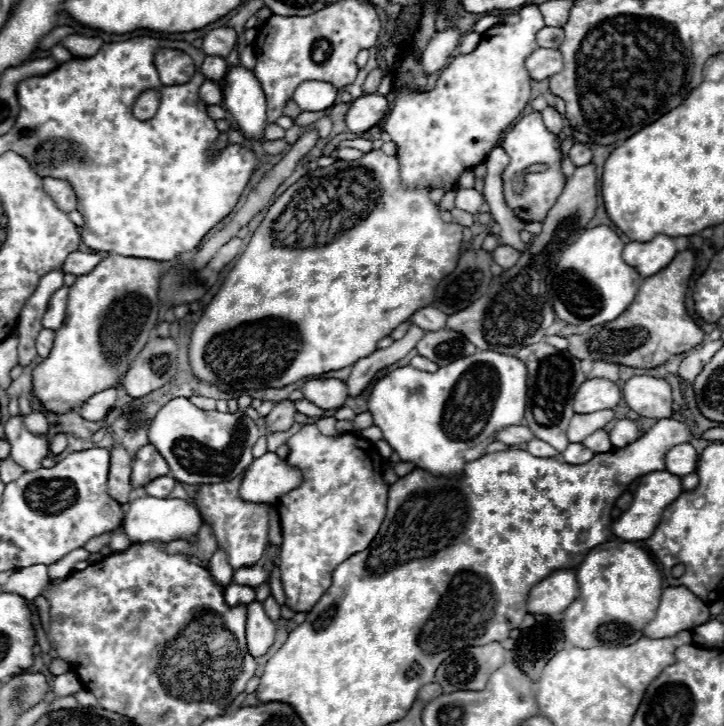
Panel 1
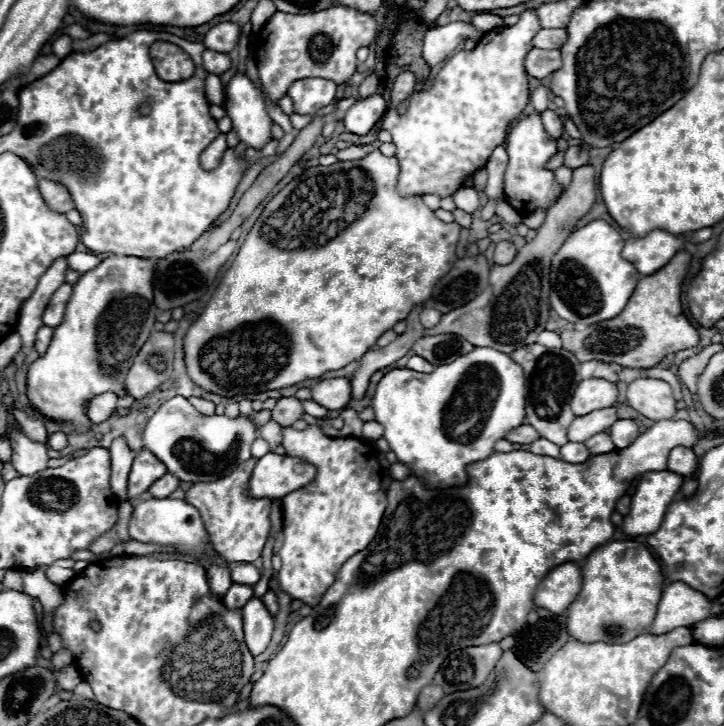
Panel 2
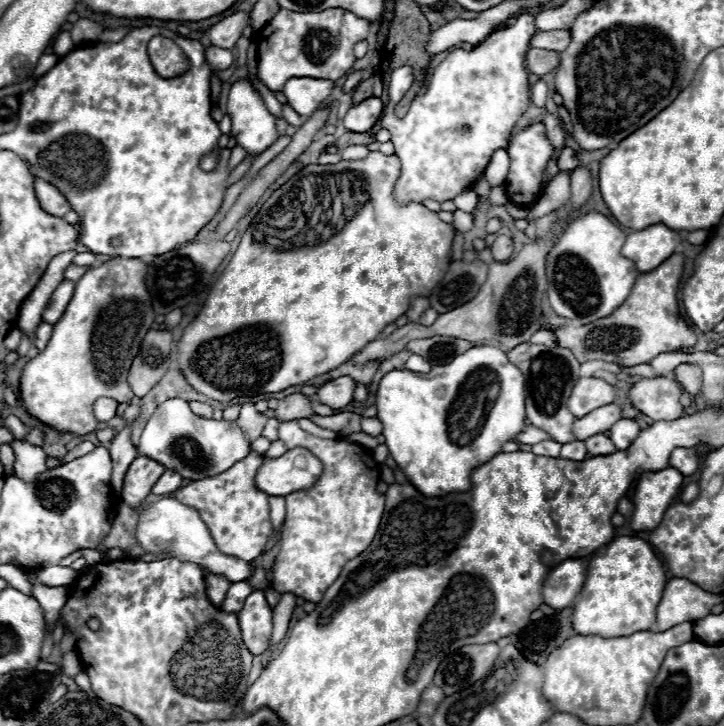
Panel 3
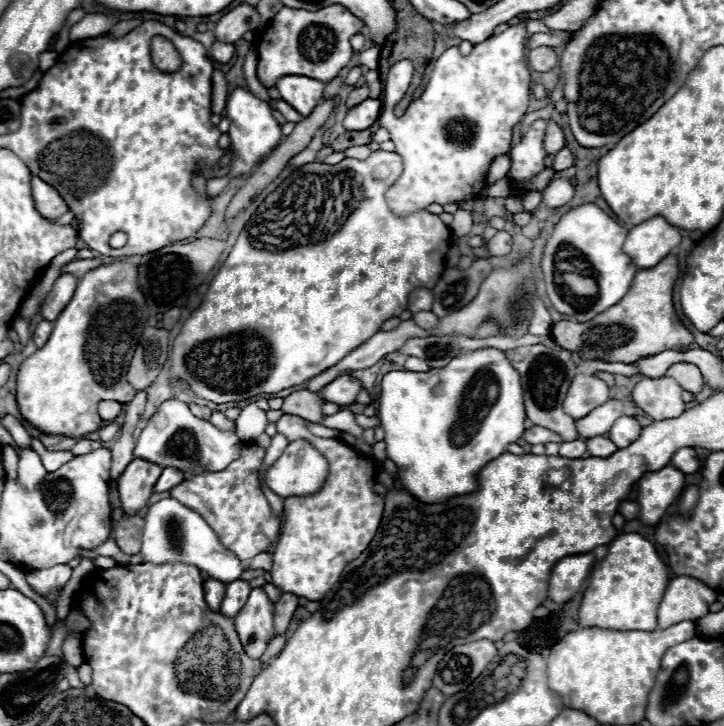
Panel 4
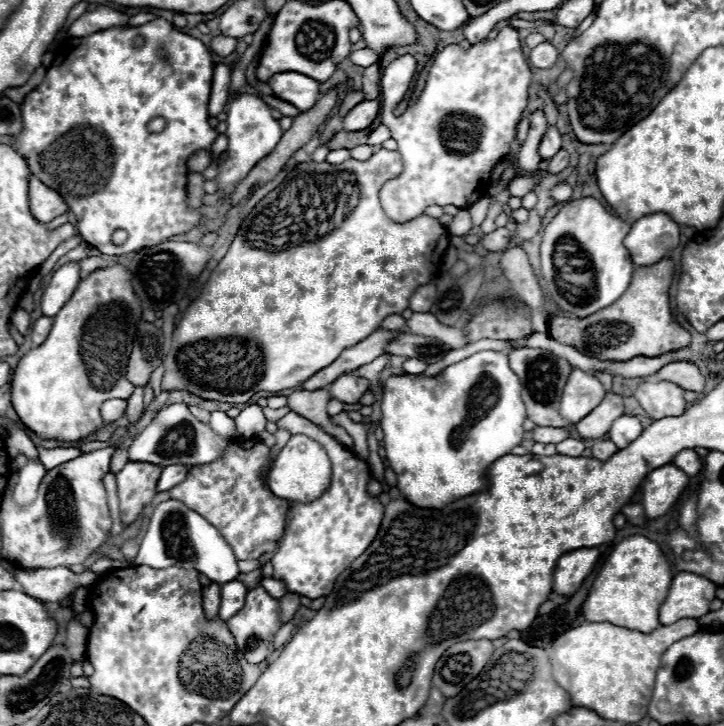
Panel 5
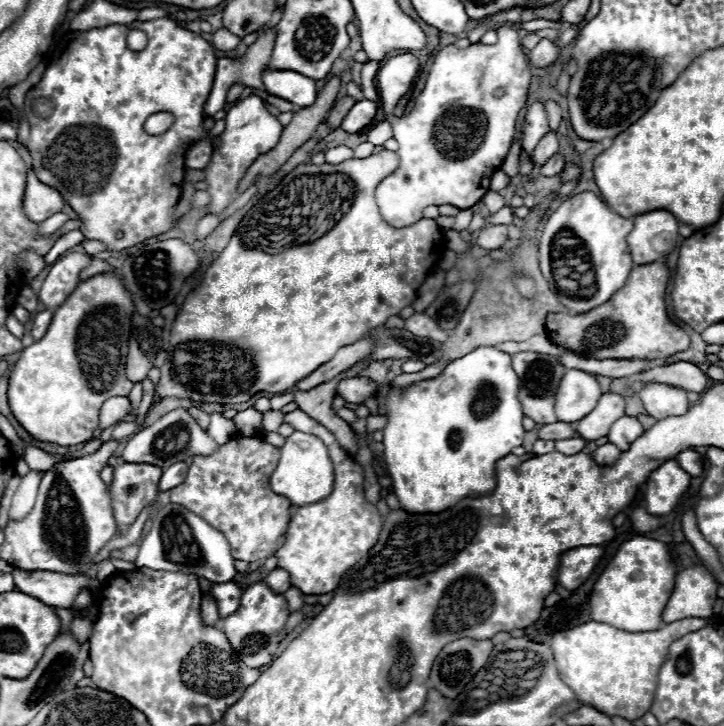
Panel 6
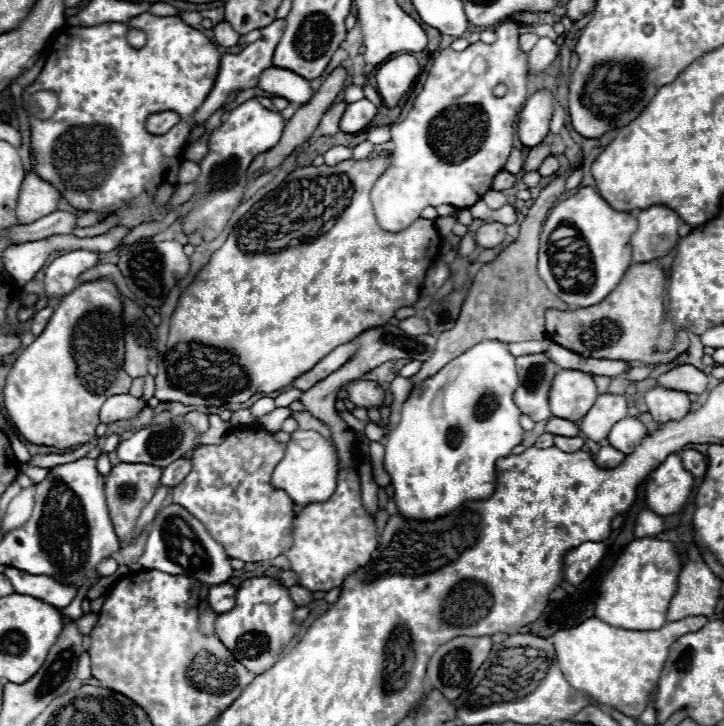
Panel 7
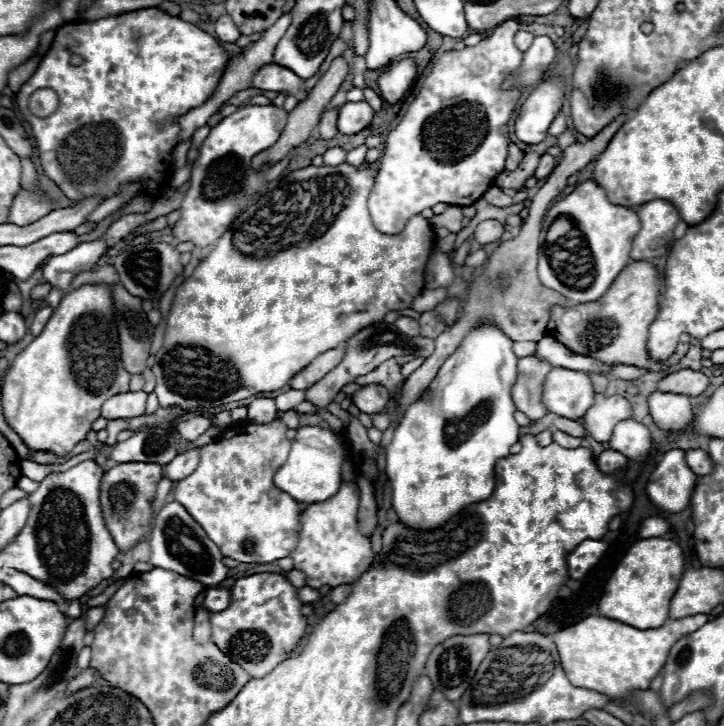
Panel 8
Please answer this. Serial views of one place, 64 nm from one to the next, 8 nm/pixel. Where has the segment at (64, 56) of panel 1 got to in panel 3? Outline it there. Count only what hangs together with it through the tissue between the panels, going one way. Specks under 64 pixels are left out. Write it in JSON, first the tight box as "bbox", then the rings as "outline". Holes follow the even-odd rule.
{"bbox":[52,30,74,56],"outline":[[[64,30],[64,32],[60,32],[60,34],[56,36],[52,48],[54,48],[54,54],[56,54],[56,56],[66,56],[70,50],[74,50],[74,42],[72,42],[70,34]]]}

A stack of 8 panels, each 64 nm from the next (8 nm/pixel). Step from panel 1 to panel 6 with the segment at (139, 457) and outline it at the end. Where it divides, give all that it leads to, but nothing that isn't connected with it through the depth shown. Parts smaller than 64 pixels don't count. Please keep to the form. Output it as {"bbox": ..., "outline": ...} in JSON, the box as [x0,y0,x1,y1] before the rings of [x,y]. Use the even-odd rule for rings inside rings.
{"bbox":[110,462,162,532],"outline":[[[124,462],[114,468],[114,482],[110,488],[114,518],[120,532],[126,532],[136,516],[154,502],[158,494],[158,480],[162,476],[160,466]]]}

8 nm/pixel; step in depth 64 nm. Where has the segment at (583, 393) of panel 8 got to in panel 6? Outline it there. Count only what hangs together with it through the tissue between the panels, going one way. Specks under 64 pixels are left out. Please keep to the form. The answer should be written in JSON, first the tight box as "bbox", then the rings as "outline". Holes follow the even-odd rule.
{"bbox":[556,370,600,422],"outline":[[[568,370],[556,390],[556,418],[562,422],[578,422],[590,414],[600,400],[598,380],[582,370]]]}

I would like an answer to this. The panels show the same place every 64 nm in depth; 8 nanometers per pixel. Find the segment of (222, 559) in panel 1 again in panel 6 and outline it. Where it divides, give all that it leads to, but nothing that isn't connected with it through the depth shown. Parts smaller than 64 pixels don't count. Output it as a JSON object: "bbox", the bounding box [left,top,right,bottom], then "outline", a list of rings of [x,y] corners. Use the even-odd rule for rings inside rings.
{"bbox":[200,592,220,624],"outline":[[[206,592],[206,594],[202,596],[200,612],[202,612],[204,622],[208,622],[208,624],[218,624],[218,620],[220,620],[220,616],[218,616],[218,606],[216,606],[216,600],[212,598],[210,592]]]}

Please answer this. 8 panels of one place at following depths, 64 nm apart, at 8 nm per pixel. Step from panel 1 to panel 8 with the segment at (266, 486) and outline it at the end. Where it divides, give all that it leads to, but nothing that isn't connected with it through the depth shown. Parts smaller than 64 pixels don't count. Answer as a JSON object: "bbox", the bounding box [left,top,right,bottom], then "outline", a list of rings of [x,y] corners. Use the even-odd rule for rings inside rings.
{"bbox":[274,426,342,502],"outline":[[[302,426],[290,444],[290,454],[286,462],[274,474],[274,486],[290,494],[298,502],[324,502],[332,498],[342,482],[342,446],[338,444],[330,428]]]}

